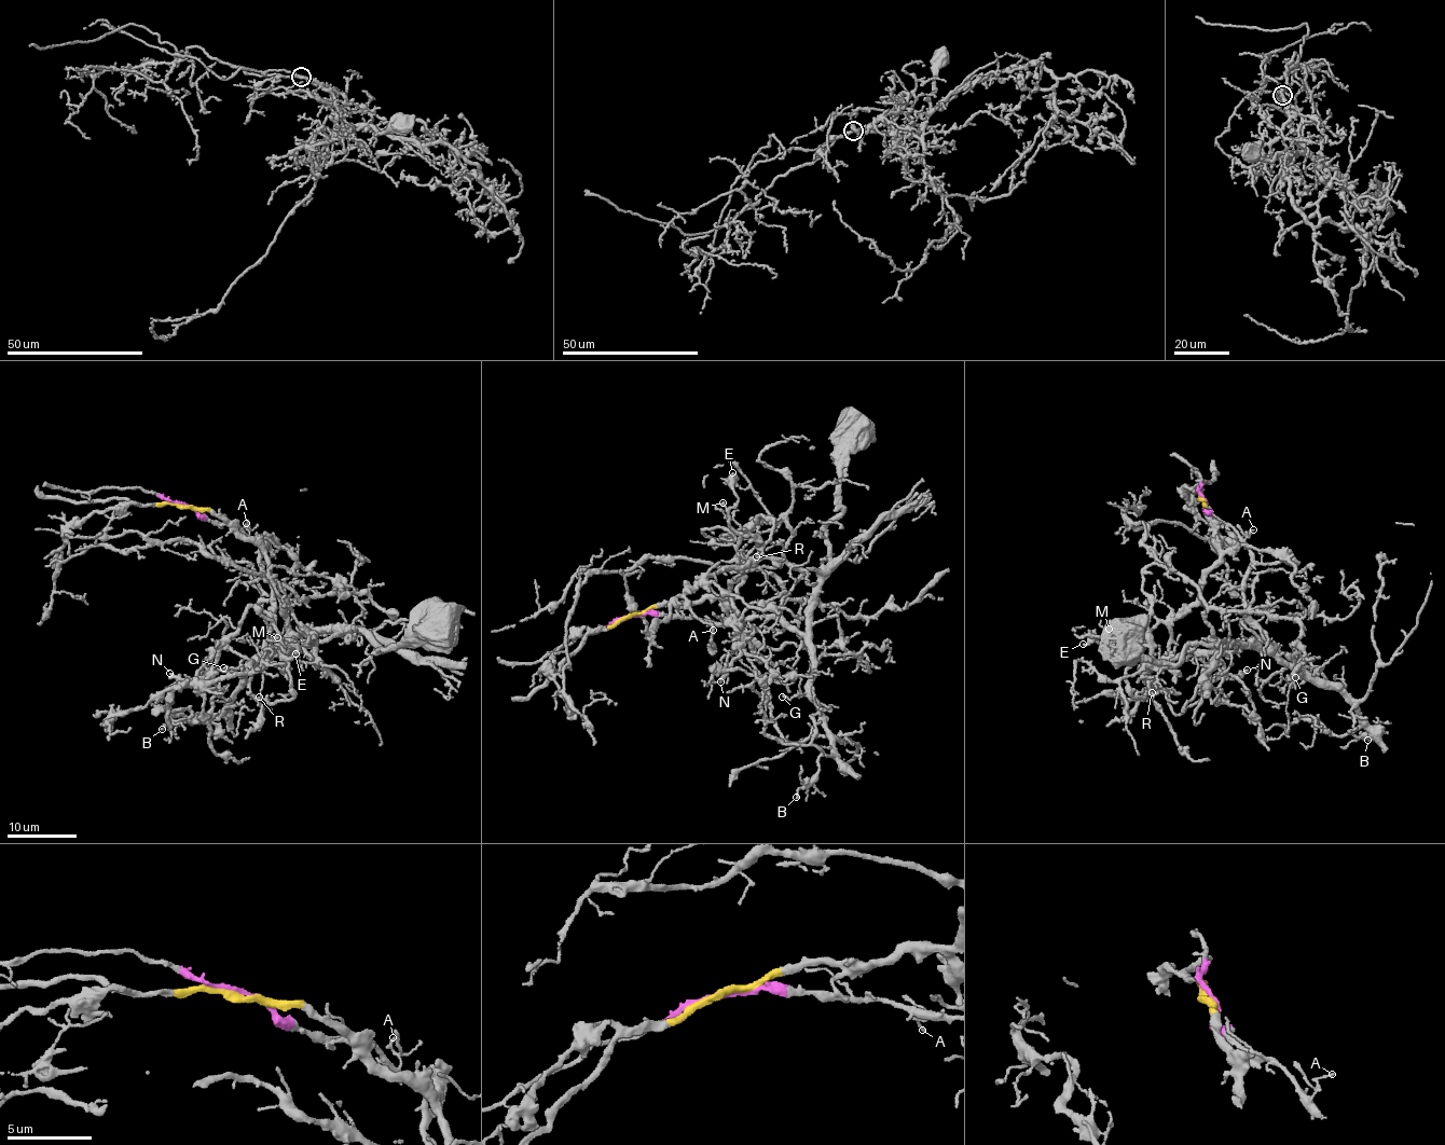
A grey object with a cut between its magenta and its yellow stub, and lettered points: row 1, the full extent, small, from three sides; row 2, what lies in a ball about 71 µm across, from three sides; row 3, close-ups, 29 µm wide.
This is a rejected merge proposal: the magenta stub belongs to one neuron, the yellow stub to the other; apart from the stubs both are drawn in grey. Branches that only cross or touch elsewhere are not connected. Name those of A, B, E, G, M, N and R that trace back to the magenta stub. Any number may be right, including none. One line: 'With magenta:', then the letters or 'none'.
With magenta: A, B, G

